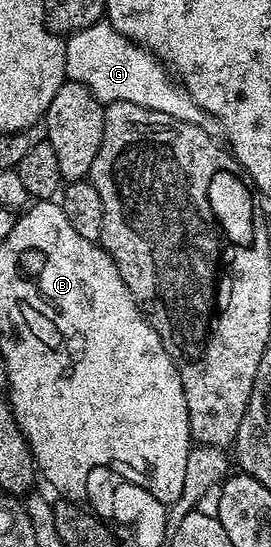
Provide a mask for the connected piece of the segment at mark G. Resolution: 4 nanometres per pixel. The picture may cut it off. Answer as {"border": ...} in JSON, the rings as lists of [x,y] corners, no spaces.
{"border":[[[102,21],[82,31],[76,31],[74,35],[68,36],[64,42],[64,74],[72,82],[82,83],[102,105],[108,105],[115,101],[127,101],[131,105],[139,105],[147,109],[155,109],[159,113],[167,113],[167,117],[175,117],[179,121],[194,123],[197,127],[208,128],[210,126],[209,116],[205,114],[202,107],[195,105],[195,101],[187,94],[180,82],[171,77],[165,64],[156,55],[146,51],[144,47],[120,35],[108,21]]]}

